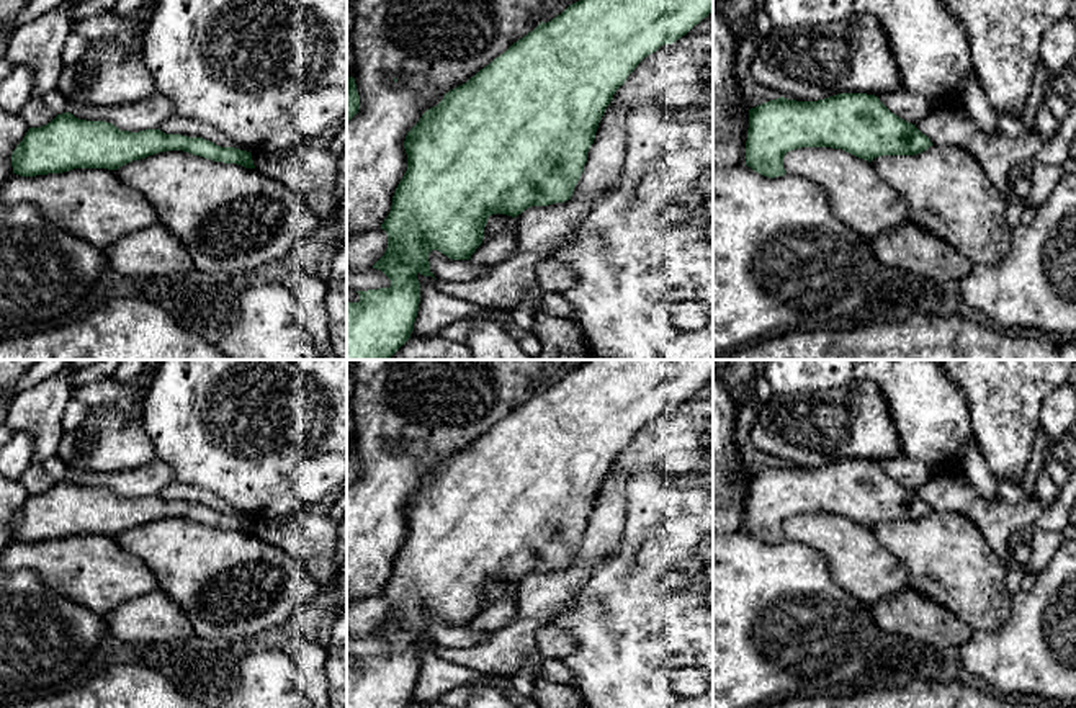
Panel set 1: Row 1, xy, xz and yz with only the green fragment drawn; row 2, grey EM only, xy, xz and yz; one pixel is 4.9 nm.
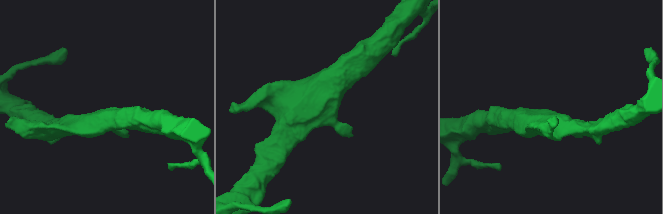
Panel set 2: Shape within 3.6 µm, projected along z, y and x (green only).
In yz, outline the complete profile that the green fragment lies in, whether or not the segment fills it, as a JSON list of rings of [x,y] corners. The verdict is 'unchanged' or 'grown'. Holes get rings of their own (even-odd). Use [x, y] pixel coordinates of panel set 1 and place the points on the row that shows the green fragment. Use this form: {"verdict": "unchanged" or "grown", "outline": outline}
{"verdict": "unchanged", "outline": [[[839,93],[818,101],[777,98],[749,110],[746,165],[775,178],[785,175],[783,157],[801,147],[842,149],[872,162],[881,155],[916,155],[927,150],[930,139],[916,124],[891,113],[878,96],[867,93]]]}

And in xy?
{"verdict": "unchanged", "outline": [[[72,113],[57,114],[41,128],[29,128],[11,154],[13,173],[36,177],[74,168],[108,168],[149,155],[183,150],[214,162],[255,168],[252,154],[221,147],[203,137],[165,134],[160,129],[121,131],[106,121],[78,119]]]}

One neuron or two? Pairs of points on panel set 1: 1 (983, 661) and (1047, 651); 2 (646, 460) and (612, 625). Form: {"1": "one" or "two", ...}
{"1": "one", "2": "two"}

